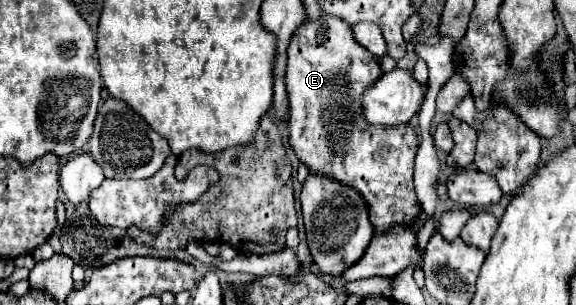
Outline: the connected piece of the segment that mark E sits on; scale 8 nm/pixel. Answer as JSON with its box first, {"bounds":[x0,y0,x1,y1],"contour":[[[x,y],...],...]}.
{"bounds":[285,17,421,231],"contour":[[[337,17],[305,21],[293,35],[287,57],[285,85],[289,95],[289,141],[299,161],[313,173],[327,173],[327,177],[357,187],[369,205],[369,219],[375,225],[375,231],[385,231],[391,225],[411,225],[421,211],[413,187],[417,133],[411,125],[369,125],[365,117],[361,117],[361,89],[365,89],[373,77],[381,75],[377,59],[353,39],[351,25]]]}

